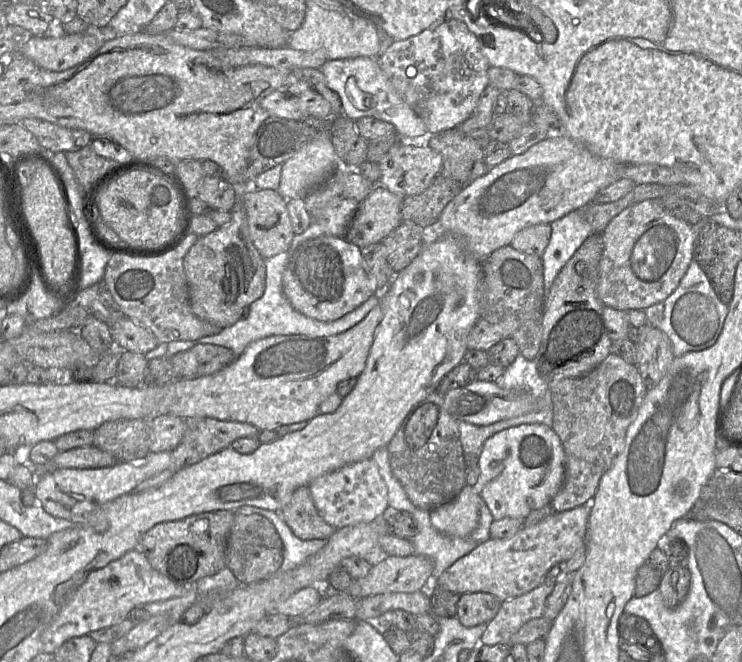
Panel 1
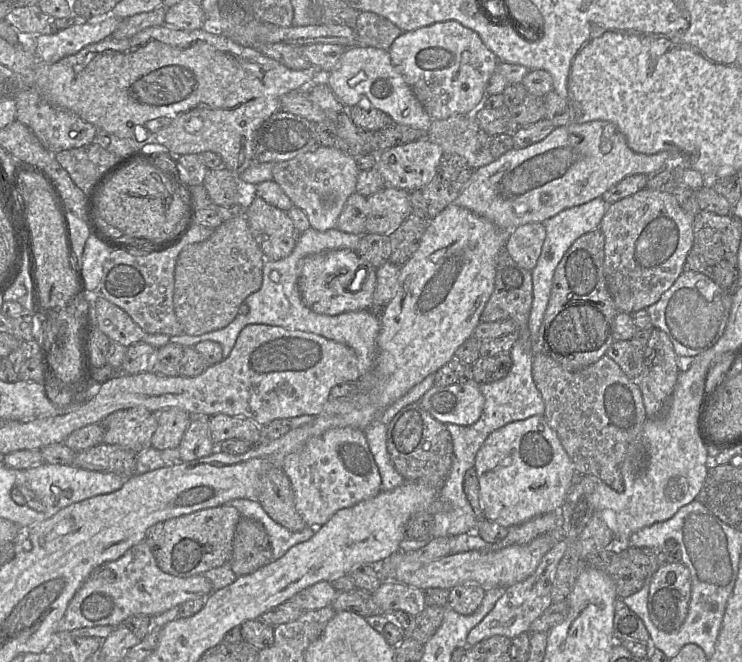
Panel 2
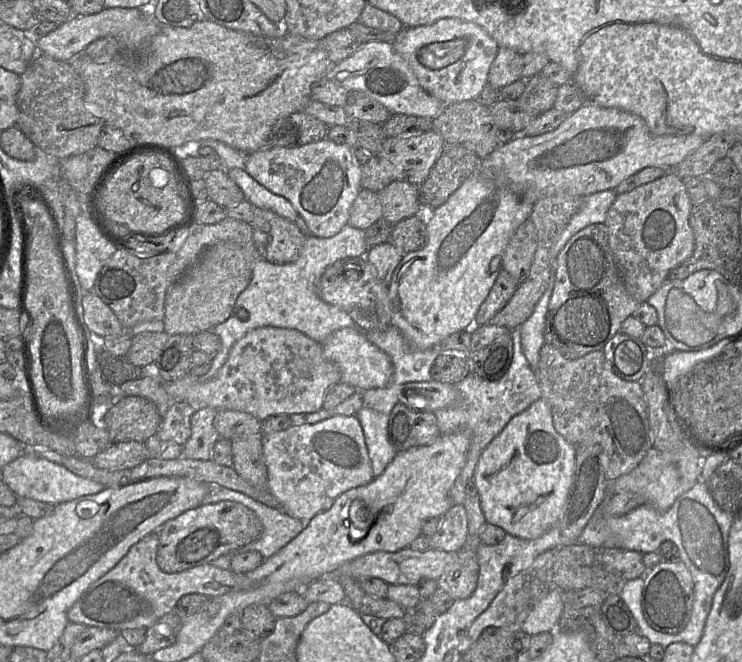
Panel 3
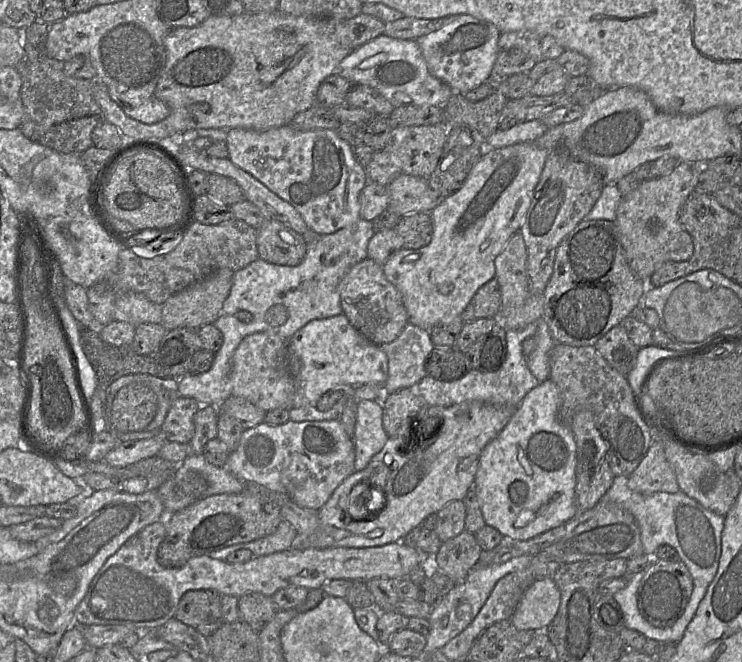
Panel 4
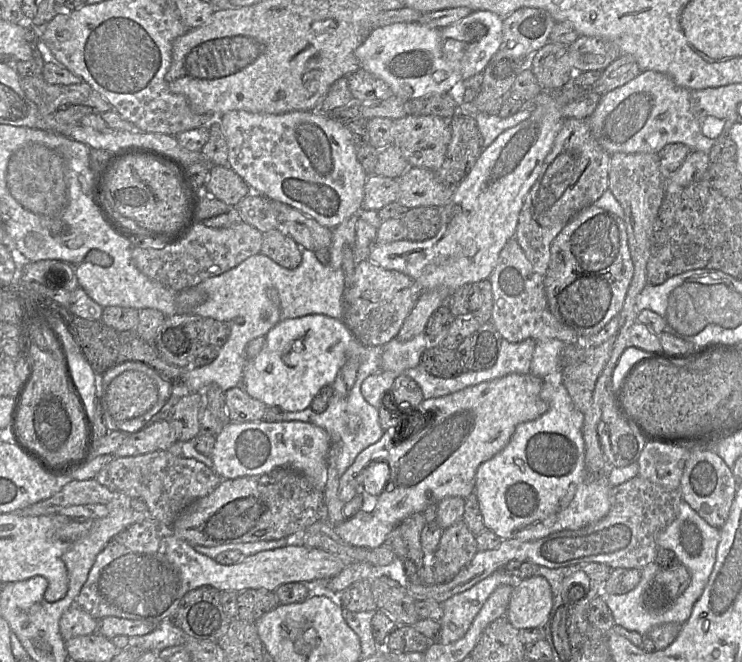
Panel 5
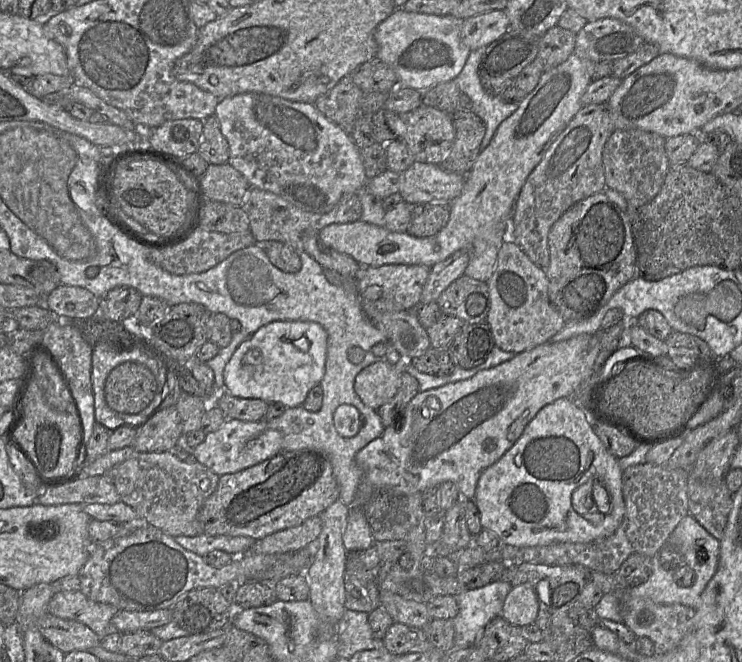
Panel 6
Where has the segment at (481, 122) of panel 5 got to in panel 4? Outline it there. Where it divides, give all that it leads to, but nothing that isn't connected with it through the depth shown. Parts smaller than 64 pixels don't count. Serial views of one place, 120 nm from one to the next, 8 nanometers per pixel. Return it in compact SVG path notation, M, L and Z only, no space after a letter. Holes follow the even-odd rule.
M541 120L517 123L509 130L497 129L485 139L485 150L503 148L517 143L533 142L542 136L548 127Z

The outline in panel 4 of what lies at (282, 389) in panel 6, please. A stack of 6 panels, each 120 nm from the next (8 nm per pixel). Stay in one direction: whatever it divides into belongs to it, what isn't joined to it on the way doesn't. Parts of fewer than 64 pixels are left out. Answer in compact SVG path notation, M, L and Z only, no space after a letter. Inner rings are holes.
M342 313L340 315L315 319L308 322L288 339L290 366L296 382L294 408L315 404L317 399L334 387L355 387L365 384L384 386L388 378L388 358L380 346L372 343Z

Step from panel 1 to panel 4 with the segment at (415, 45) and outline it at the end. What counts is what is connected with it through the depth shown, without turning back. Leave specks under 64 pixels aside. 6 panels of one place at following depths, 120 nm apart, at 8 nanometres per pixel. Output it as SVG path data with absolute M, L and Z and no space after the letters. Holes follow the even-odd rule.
M469 14L444 17L448 23L416 39L430 73L446 83L455 94L467 92L490 79L497 58L501 32L491 22Z

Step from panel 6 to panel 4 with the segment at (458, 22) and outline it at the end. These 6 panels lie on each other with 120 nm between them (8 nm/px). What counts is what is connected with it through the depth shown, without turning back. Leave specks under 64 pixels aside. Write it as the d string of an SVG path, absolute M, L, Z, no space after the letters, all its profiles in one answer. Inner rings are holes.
M381 34L353 49L338 66L338 74L351 83L377 90L395 108L407 105L444 106L453 94L446 83L430 73L416 39L403 40Z

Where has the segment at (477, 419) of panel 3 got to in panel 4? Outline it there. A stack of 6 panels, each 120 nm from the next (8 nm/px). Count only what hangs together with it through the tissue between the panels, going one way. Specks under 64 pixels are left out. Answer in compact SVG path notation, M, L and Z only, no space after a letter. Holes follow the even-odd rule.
M536 323L529 324L521 330L507 331L505 336L506 358L500 369L495 372L482 373L478 370L468 370L463 377L452 381L441 381L426 375L410 388L414 389L417 395L422 396L429 406L448 407L467 401L480 401L495 406L516 408L525 395L540 383L530 372L527 358L522 351L523 341L533 337L536 331Z

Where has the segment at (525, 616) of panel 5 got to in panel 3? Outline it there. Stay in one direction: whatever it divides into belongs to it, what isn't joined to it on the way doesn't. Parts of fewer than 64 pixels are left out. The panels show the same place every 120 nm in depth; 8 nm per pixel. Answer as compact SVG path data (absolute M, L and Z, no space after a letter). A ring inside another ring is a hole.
M553 587L532 609L523 622L521 631L534 636L558 628L563 607L562 591Z

